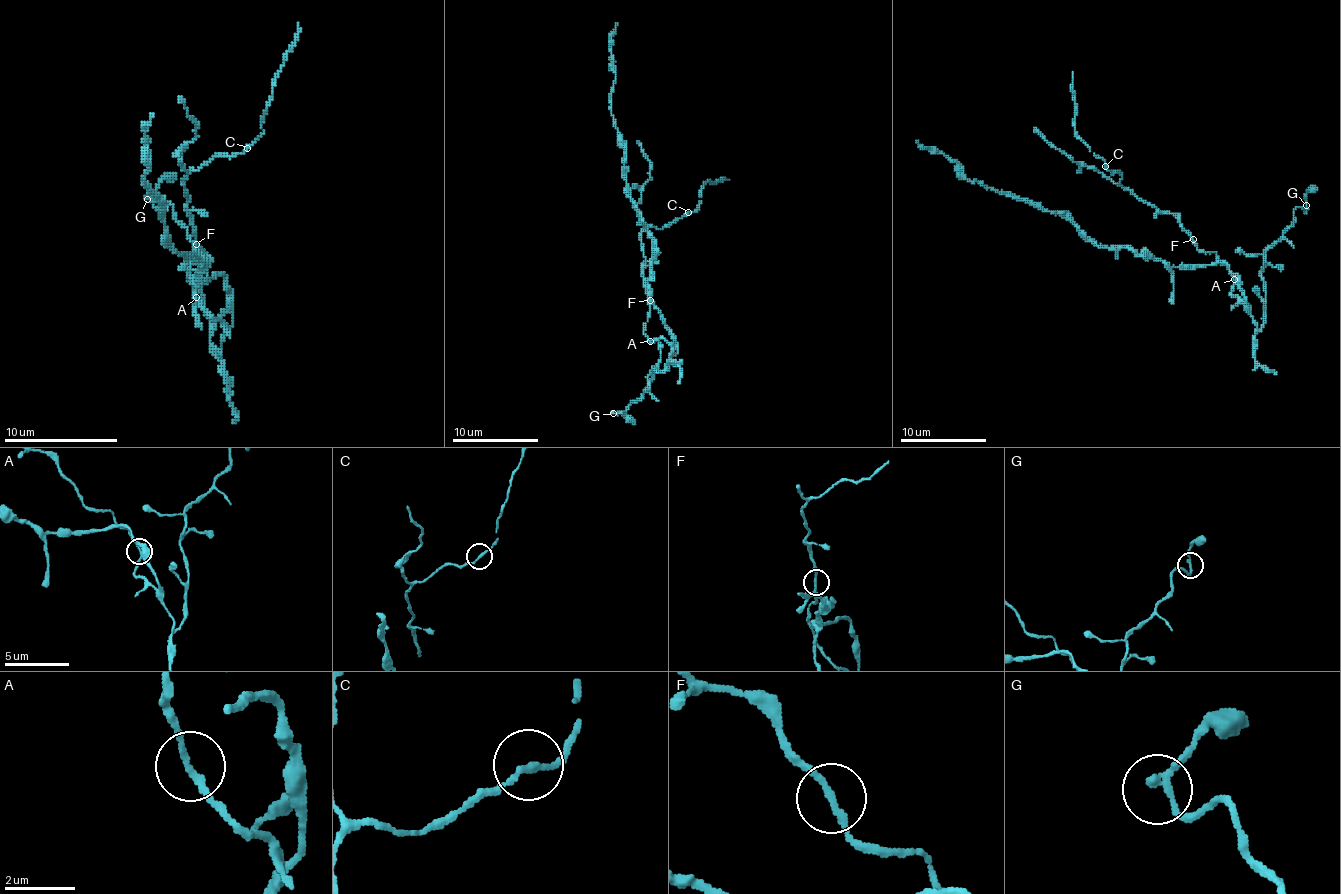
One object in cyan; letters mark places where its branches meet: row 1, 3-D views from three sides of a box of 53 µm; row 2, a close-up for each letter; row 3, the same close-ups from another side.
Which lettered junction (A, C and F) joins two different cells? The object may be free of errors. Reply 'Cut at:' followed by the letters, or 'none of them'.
Cut at: A

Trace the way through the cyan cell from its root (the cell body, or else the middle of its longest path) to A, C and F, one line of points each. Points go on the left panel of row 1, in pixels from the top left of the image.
A: (233, 298), (233, 324), (230, 326), (224, 326), (196, 298)
C: (233, 298), (233, 324), (224, 326), (187, 278), (196, 230), (184, 179), (216, 156), (247, 148)
F: (233, 298), (233, 324), (224, 326), (201, 304), (187, 278), (190, 264), (196, 258), (196, 244)

